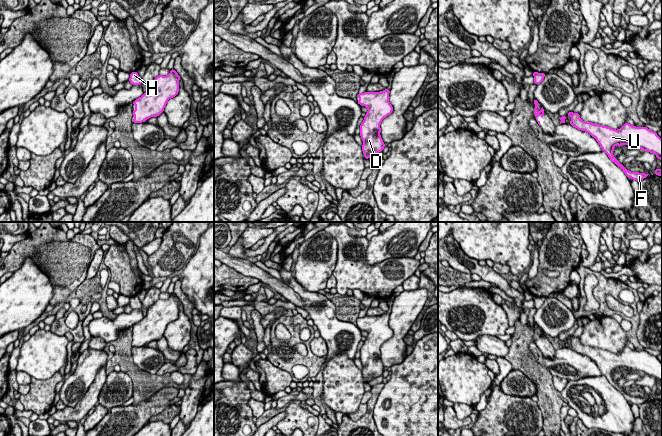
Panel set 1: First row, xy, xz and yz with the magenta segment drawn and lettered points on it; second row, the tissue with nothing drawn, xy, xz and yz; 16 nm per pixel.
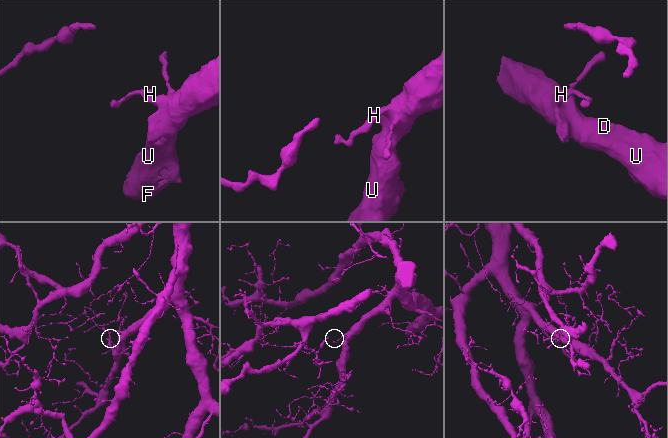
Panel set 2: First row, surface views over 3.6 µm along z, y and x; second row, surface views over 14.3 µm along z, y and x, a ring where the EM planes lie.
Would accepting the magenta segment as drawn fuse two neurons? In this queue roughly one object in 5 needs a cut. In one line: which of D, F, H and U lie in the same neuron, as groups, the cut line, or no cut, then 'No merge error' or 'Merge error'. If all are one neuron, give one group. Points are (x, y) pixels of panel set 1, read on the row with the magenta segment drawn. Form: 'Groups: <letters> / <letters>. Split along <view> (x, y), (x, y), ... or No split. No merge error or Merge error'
Groups: D F H U. No split. No merge error

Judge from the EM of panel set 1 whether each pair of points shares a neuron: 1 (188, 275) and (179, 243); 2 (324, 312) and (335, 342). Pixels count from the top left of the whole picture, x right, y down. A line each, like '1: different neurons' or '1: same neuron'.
1: different neurons
2: same neuron

